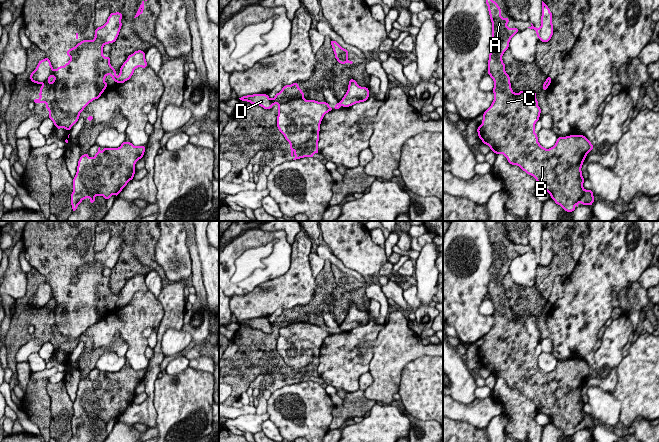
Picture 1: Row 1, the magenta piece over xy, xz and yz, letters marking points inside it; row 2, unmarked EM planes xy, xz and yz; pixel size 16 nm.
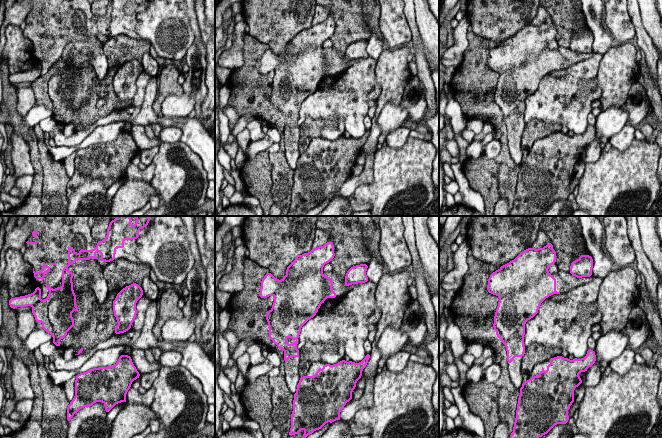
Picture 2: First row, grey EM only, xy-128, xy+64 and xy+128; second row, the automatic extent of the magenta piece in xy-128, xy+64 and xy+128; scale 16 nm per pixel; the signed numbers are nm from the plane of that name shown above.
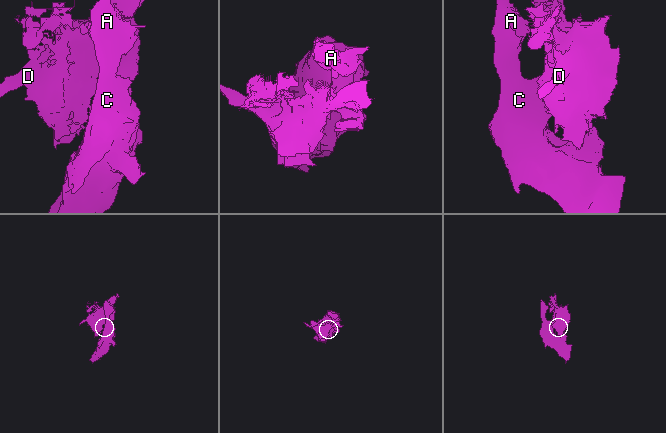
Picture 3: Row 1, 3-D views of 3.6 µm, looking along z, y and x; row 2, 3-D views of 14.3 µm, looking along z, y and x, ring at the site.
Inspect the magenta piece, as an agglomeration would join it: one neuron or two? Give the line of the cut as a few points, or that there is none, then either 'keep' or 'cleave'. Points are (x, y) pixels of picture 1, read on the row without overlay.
cut xy (116, 302), (114, 304); cleave

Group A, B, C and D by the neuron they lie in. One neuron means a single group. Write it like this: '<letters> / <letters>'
A B C / D

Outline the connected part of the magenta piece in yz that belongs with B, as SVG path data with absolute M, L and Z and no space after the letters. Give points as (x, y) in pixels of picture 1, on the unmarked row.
M485 221L490 243L492 246L492 266L489 267L490 278L488 284L488 298L494 305L494 324L483 337L482 349L478 350L479 362L495 378L503 378L511 389L518 389L527 398L533 400L538 411L547 415L556 428L565 435L573 436L581 429L589 429L595 425L592 414L583 412L585 403L582 400L582 389L587 378L593 373L592 367L583 359L558 361L555 369L545 373L538 366L534 356L535 348L539 344L541 333L538 330L535 316L520 315L514 317L511 312L510 301L505 296L502 280L509 271L511 262L519 256L517 252L507 250L509 243L501 241L501 232L496 225Z

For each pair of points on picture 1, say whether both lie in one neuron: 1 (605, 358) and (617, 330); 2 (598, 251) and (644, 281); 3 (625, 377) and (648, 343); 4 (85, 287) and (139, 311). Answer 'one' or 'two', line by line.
1: one
2: two
3: one
4: two

